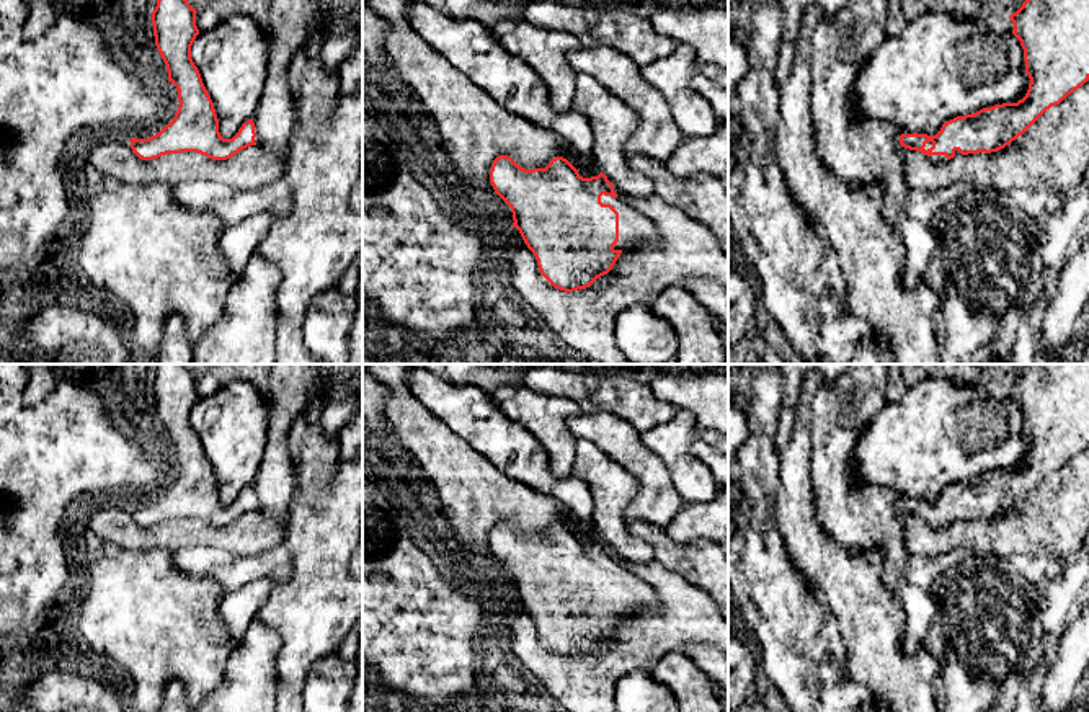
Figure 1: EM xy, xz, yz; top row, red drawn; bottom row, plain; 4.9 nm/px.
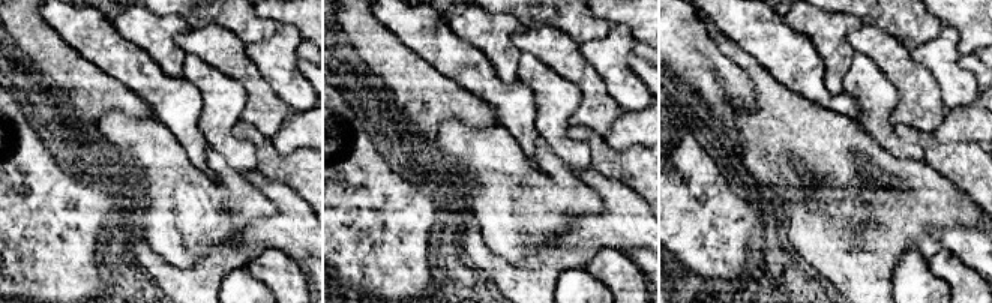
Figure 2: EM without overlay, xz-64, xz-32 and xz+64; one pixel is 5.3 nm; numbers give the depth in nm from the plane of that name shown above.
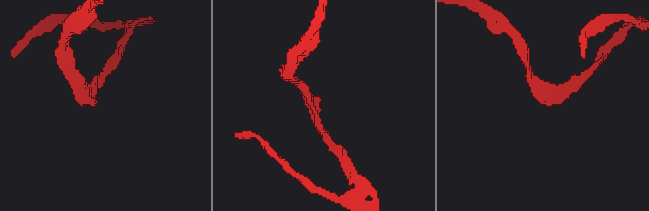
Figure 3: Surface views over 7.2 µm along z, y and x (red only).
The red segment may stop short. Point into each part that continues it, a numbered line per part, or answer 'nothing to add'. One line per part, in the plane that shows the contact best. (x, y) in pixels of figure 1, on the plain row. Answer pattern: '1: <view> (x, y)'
1: xz (634, 595)

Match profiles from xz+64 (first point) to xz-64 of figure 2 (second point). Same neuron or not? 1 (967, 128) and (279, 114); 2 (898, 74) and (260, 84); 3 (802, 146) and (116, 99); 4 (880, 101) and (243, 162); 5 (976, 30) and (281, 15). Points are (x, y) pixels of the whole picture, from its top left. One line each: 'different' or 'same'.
1: different
2: same
3: same
4: same
5: same

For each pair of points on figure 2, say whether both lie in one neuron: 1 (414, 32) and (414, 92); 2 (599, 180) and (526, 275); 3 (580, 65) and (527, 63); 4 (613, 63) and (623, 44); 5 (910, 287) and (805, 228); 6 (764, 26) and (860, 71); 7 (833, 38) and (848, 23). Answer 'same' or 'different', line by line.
1: different
2: same
3: different
4: same
5: different
6: different
7: same

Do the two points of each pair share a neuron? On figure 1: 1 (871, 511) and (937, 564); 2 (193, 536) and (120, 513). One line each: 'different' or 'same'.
1: different
2: same

